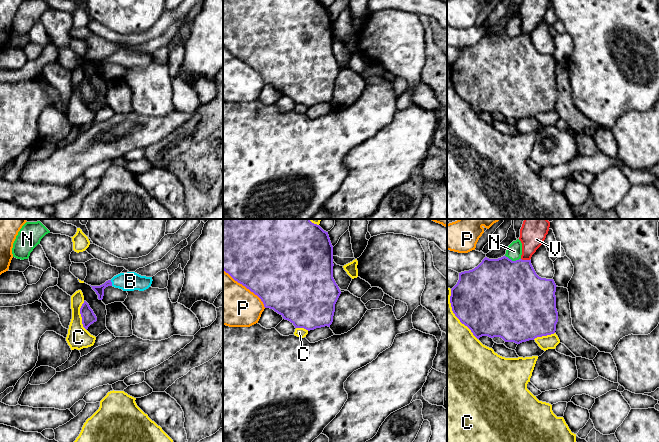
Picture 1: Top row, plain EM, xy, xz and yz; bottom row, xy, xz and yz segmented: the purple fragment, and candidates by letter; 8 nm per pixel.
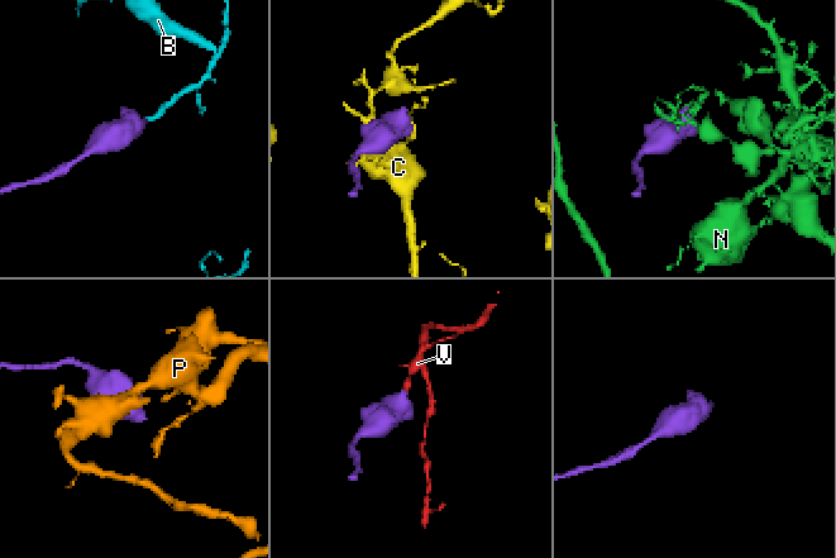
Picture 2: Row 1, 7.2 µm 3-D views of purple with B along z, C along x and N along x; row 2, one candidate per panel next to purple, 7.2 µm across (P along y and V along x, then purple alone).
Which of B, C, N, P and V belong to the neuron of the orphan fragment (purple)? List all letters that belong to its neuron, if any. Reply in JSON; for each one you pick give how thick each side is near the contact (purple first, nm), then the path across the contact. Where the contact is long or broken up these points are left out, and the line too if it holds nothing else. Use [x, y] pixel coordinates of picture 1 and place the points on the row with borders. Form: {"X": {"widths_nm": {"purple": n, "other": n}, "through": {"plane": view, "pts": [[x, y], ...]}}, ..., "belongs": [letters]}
{"B": {"widths_nm": {"purple": 70, "other": 160}, "through": {"plane": "xy", "pts": [[99, 290], [111, 283], [130, 281]]}}, "belongs": ["B"]}

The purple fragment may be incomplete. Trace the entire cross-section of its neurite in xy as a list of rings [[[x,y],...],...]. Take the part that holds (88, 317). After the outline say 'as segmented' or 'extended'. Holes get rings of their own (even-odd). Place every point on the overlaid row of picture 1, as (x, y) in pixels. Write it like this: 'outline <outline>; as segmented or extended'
outline [[[84,301],[80,308],[80,314],[82,317],[83,327],[87,330],[88,327],[97,321],[97,317],[94,314],[93,310],[90,308],[89,304]]]; as segmented

